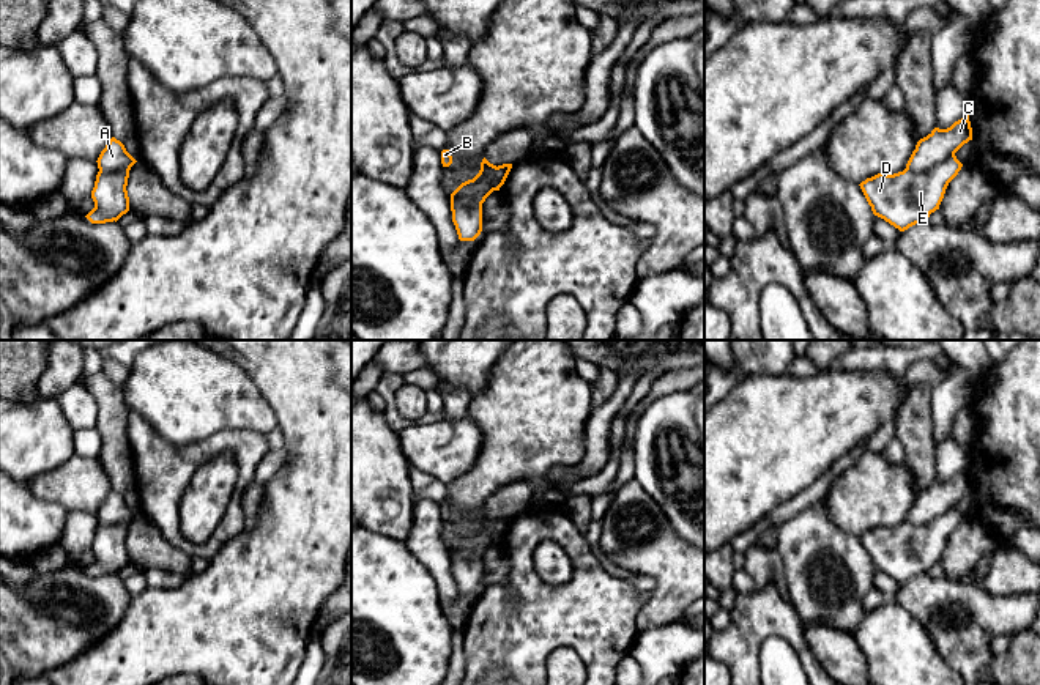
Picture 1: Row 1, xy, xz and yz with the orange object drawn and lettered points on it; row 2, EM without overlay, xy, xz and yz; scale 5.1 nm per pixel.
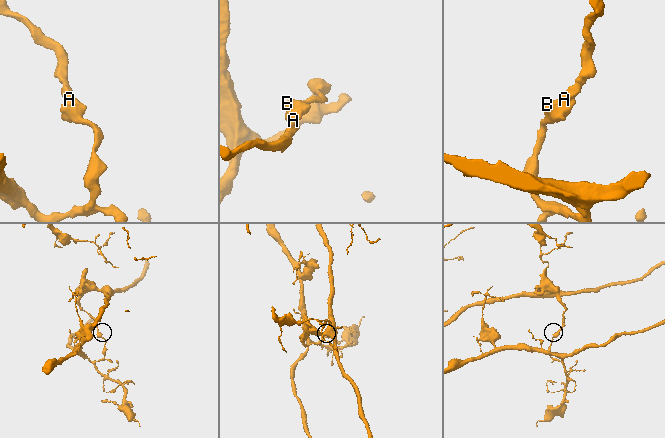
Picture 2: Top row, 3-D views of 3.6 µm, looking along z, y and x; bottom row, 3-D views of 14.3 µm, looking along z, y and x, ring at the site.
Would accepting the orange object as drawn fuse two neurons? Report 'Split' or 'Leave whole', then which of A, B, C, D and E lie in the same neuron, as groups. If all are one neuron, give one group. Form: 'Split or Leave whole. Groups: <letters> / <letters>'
Split. Groups: A C / B D E

